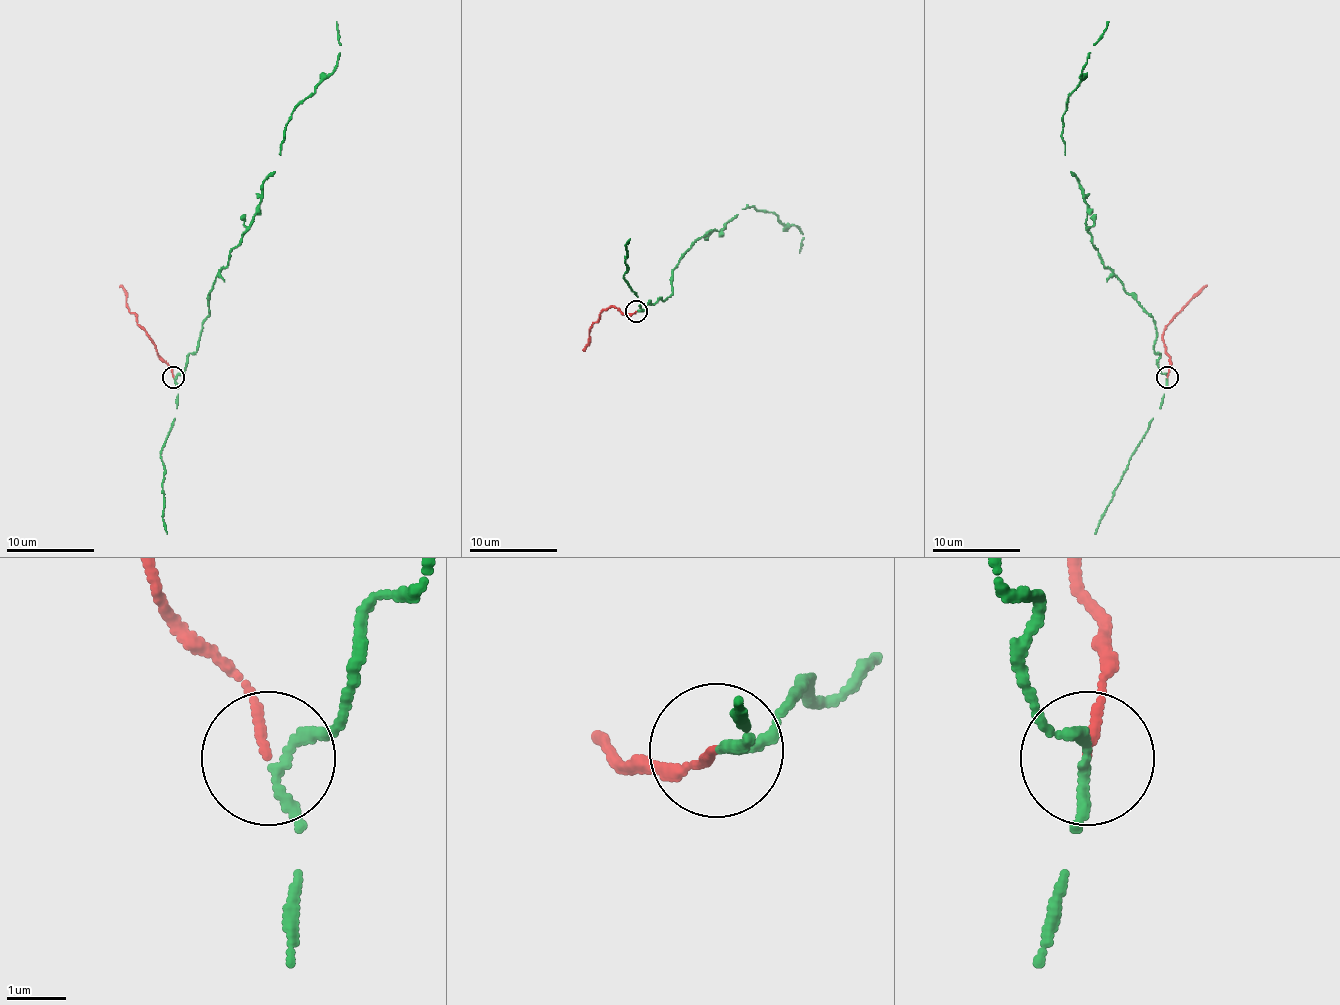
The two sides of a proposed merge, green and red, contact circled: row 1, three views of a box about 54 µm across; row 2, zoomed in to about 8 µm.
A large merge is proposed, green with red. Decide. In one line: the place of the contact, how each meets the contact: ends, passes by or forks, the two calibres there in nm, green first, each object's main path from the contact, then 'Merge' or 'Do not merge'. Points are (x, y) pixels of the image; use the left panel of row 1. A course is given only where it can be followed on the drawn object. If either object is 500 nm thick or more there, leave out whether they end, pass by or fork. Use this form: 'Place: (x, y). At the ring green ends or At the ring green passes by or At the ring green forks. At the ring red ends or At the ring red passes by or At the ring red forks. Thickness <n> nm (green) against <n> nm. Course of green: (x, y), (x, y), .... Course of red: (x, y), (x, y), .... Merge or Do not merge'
Place: (173, 377). At the ring green ends. At the ring red ends. Thickness 200 nm (green) against 130 nm. Course of green: (174, 378), (196, 349), (216, 274), (227, 265), (275, 171), (288, 118), (332, 72), (339, 54), (337, 21). Course of red: (174, 378), (169, 364), (128, 307), (121, 285). Do not merge

